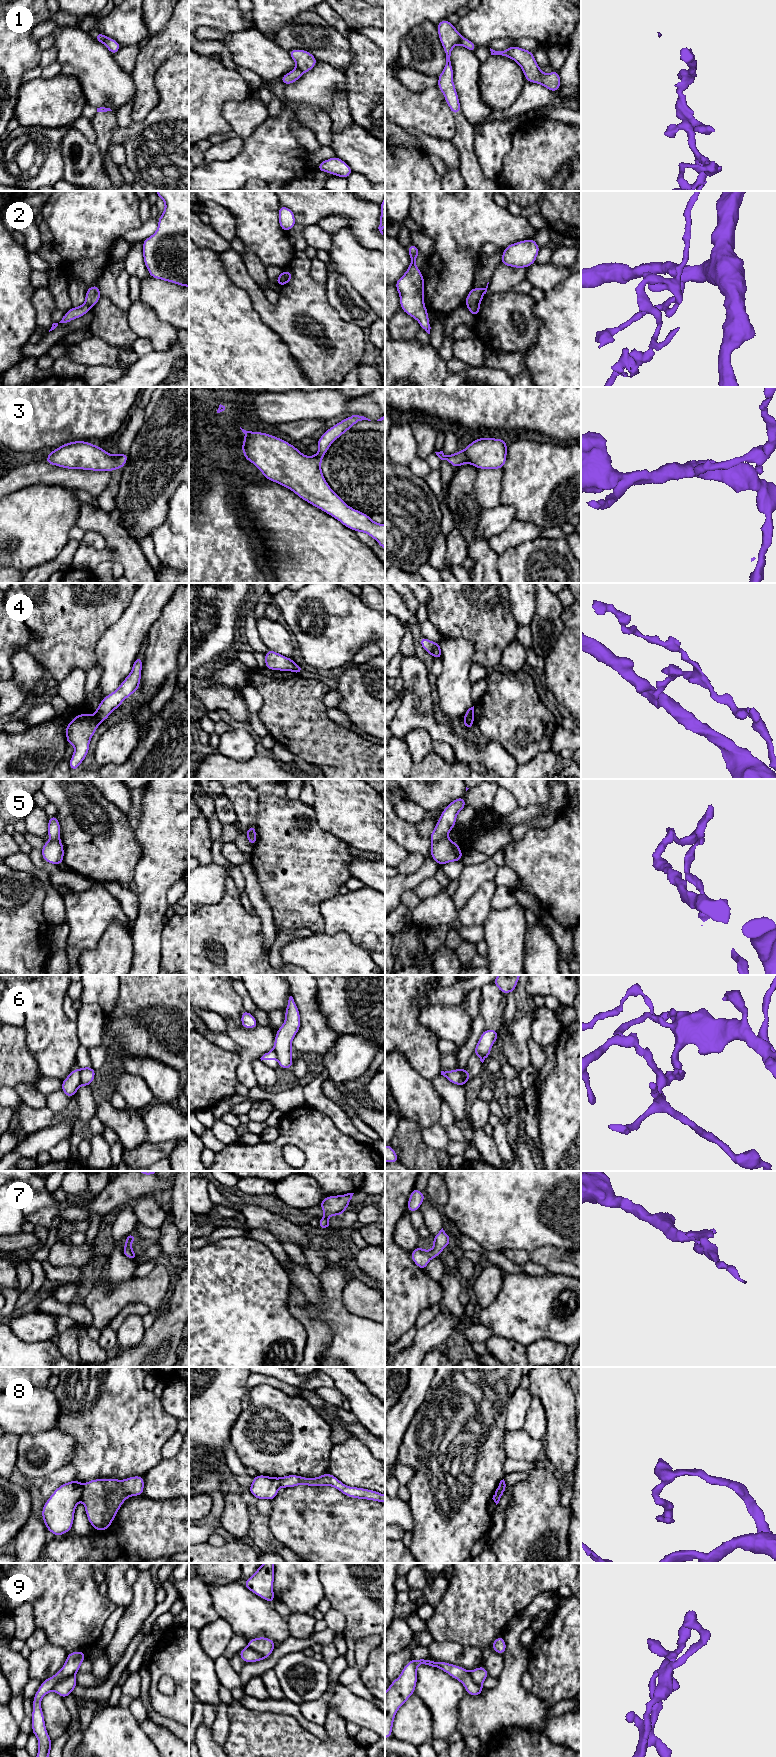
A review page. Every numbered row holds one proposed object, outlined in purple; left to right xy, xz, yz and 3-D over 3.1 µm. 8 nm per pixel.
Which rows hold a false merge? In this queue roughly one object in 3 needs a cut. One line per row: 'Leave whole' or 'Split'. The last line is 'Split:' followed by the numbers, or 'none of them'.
1: Split
2: Split
3: Leave whole
4: Split
5: Split
6: Split
7: Leave whole
8: Split
9: Split
Split: 1, 2, 4, 5, 6, 8, 9

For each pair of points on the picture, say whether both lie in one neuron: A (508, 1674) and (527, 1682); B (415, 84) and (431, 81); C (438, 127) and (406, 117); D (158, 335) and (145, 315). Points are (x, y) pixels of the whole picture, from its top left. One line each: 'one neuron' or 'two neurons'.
A: two neurons
B: one neuron
C: one neuron
D: one neuron

